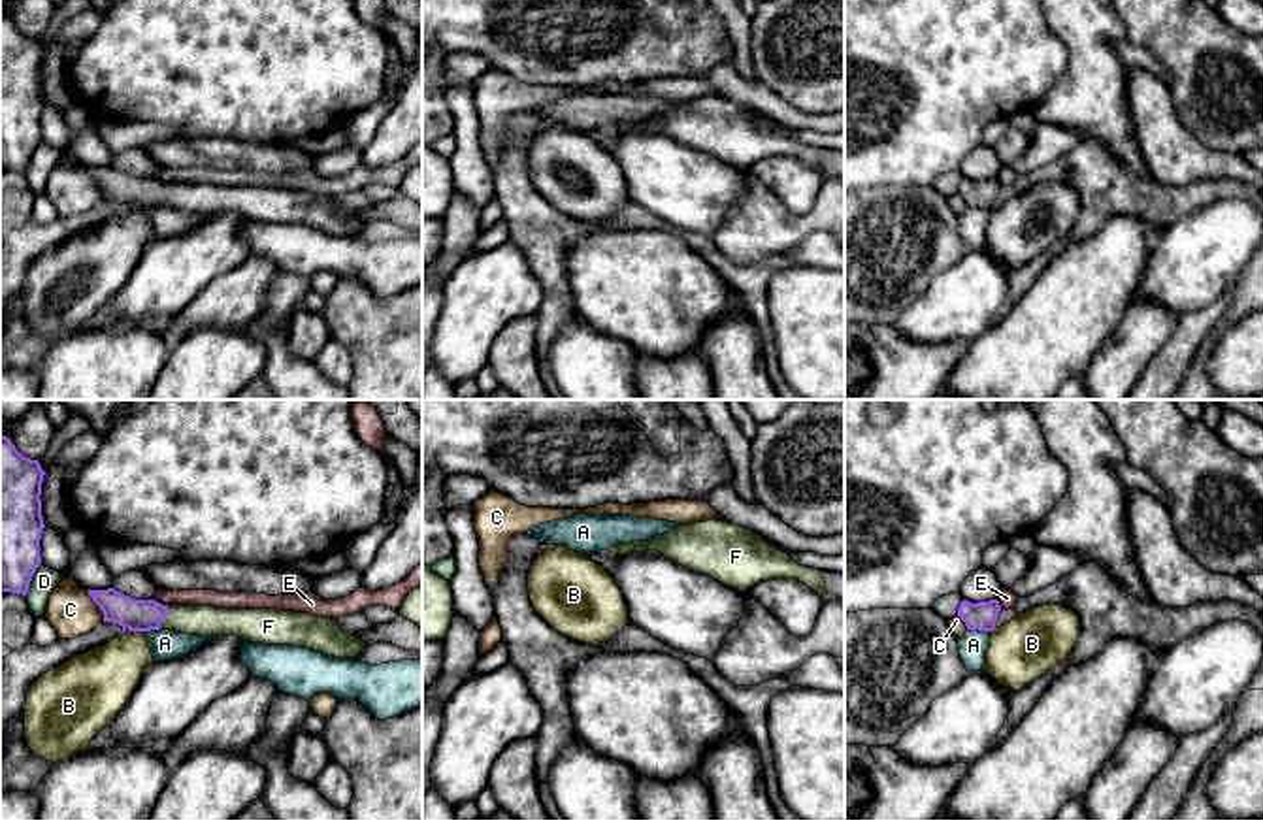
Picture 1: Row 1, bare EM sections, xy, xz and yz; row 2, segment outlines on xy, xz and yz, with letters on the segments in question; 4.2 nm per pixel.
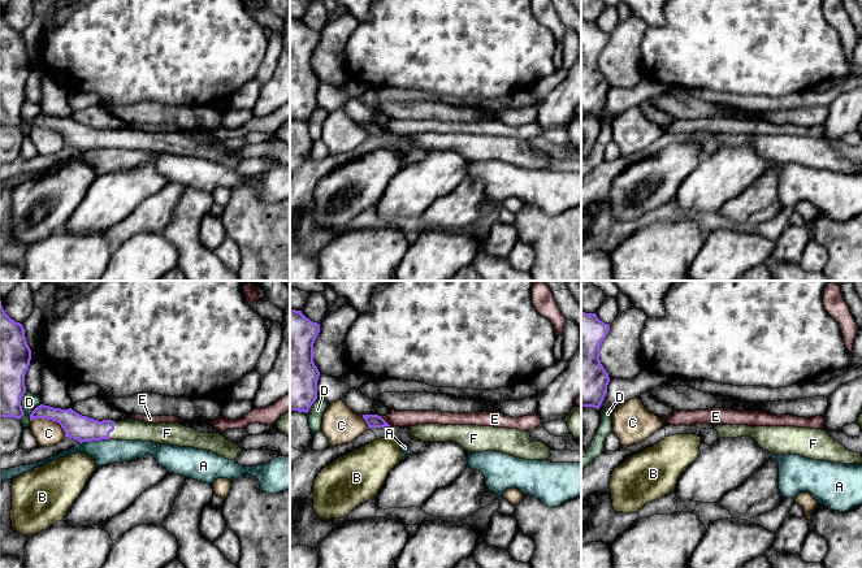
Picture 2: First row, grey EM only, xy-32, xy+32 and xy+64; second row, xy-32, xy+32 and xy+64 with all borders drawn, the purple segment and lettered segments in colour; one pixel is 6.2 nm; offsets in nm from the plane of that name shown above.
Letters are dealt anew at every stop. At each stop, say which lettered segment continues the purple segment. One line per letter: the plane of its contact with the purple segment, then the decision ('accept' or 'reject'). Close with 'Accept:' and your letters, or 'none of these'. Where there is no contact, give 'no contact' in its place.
A: yz | reject
B: xy | reject
C: xy | reject
D: xy | reject
E: xy | reject
F: xy | accept
Accept: F

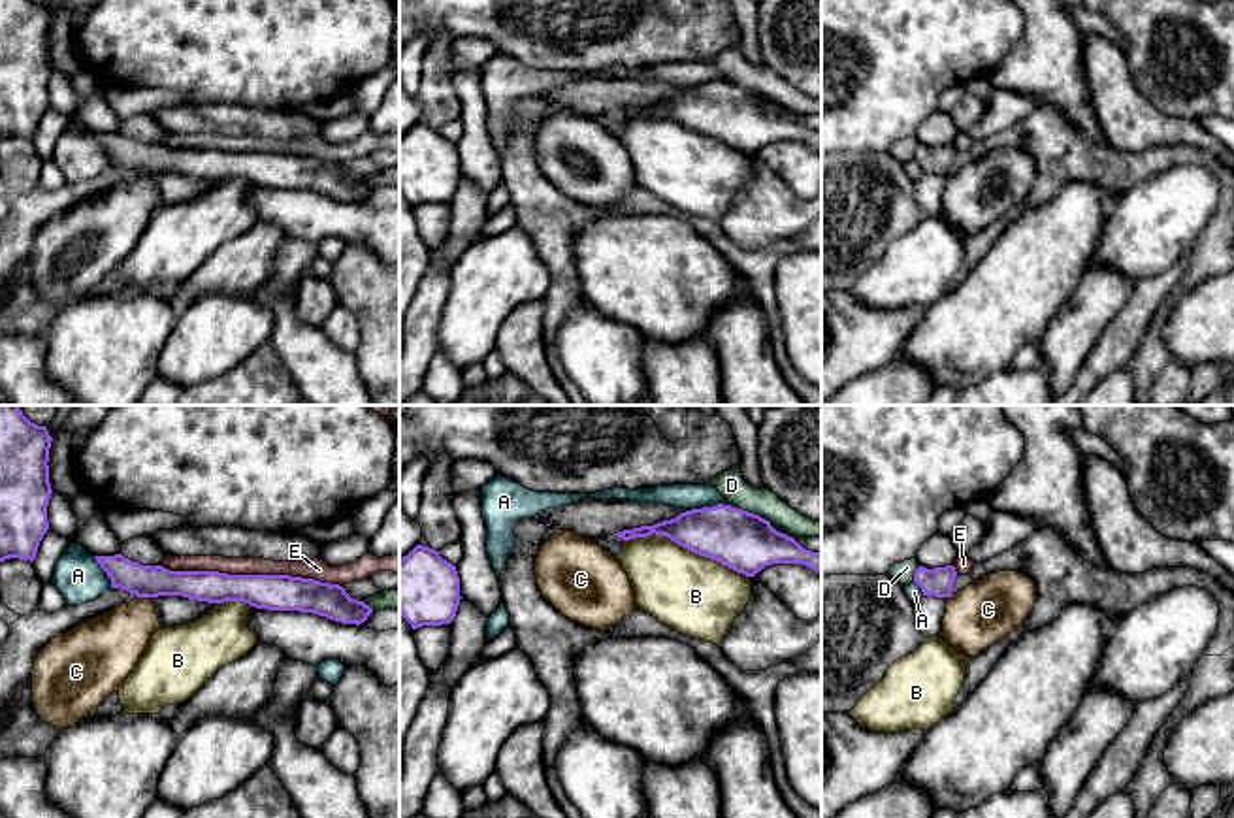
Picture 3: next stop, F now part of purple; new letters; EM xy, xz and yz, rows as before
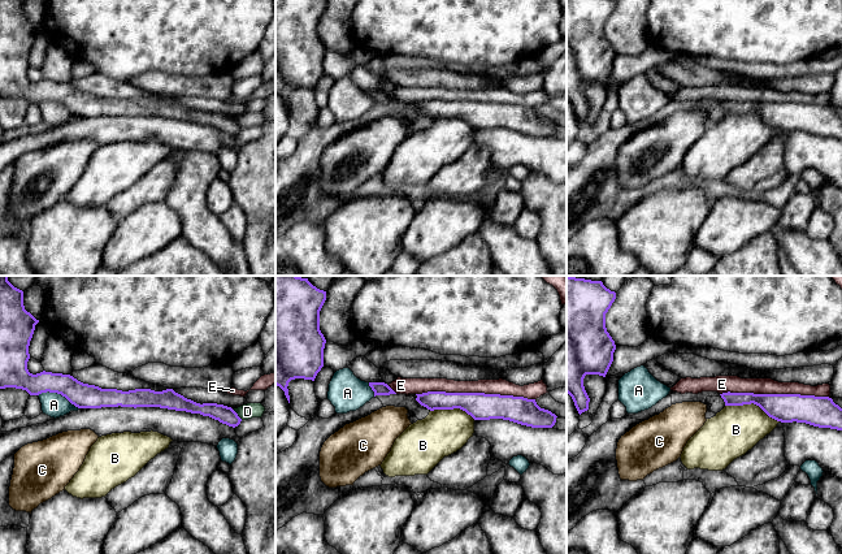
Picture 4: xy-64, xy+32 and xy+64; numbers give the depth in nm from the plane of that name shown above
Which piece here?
A: xz | reject
B: xz | reject
C: xy | reject
D: xz | reject
E: xy | reject
Accept: none of these

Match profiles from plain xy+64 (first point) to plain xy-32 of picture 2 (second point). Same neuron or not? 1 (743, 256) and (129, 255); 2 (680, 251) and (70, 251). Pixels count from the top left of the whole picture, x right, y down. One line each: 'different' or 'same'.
1: same
2: same

